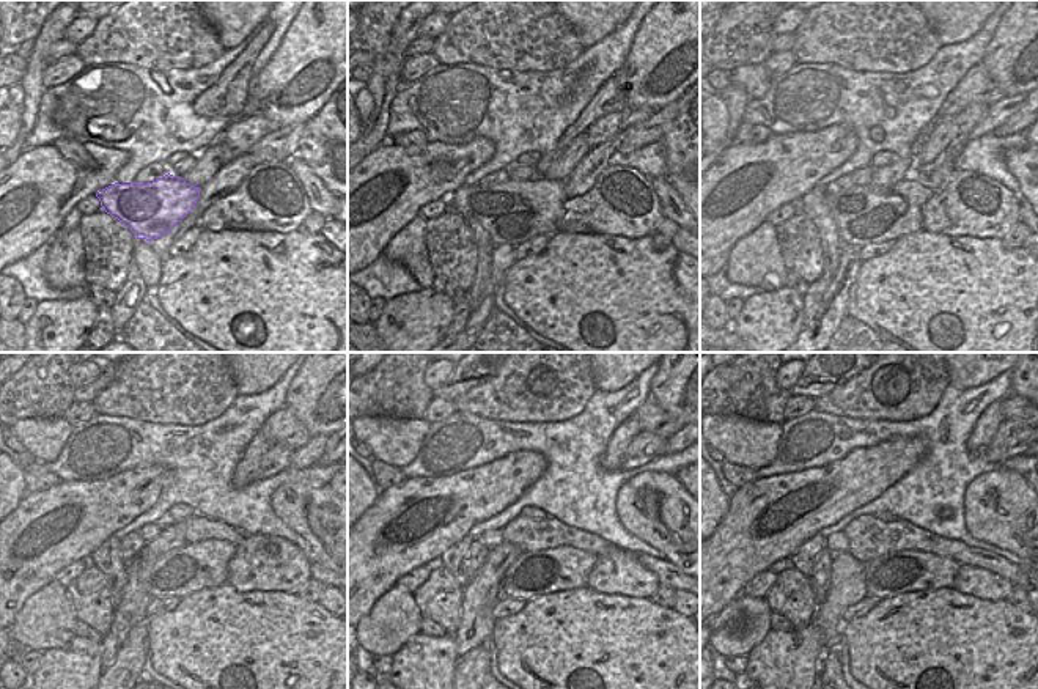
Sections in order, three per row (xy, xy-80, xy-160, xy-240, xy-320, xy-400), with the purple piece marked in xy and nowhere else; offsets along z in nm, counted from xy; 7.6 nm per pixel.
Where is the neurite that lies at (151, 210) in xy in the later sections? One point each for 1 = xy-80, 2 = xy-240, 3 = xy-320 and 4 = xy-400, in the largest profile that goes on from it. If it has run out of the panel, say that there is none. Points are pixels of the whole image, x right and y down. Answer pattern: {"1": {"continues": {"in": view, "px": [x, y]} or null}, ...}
{"1": {"continues": {"in": "xy-80", "px": [515, 211]}}, "2": {"continues": {"in": "xy-240", "px": [194, 567]}}, "3": {"continues": {"in": "xy-320", "px": [532, 574]}}, "4": {"continues": {"in": "xy-400", "px": [892, 574]}}}

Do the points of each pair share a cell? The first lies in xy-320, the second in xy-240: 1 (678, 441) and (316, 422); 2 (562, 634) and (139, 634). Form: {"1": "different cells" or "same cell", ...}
{"1": "different cells", "2": "different cells"}

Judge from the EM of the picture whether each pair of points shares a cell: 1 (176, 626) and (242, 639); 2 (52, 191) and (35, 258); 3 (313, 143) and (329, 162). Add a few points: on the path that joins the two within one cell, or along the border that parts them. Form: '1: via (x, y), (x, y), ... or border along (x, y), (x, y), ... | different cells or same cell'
1: via (192, 639), (227, 639) | same cell
2: border along (47, 241), (16, 261) | different cells
3: via (318, 148), (327, 158) | same cell

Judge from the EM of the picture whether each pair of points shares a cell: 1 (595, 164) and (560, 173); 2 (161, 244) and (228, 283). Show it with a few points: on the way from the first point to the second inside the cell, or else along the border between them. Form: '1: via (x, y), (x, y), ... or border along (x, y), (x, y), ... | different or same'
1: border along (590, 150), (563, 181) | different
2: border along (170, 257), (162, 260) | different

